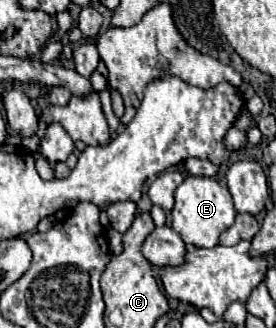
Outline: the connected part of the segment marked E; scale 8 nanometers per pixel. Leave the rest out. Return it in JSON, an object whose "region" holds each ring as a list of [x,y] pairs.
{"region":[[[192,175],[186,177],[178,185],[174,197],[176,197],[176,205],[172,209],[172,229],[182,237],[184,243],[212,249],[218,245],[218,237],[234,223],[236,209],[230,191],[228,187],[222,187],[212,177],[192,177]]]}

